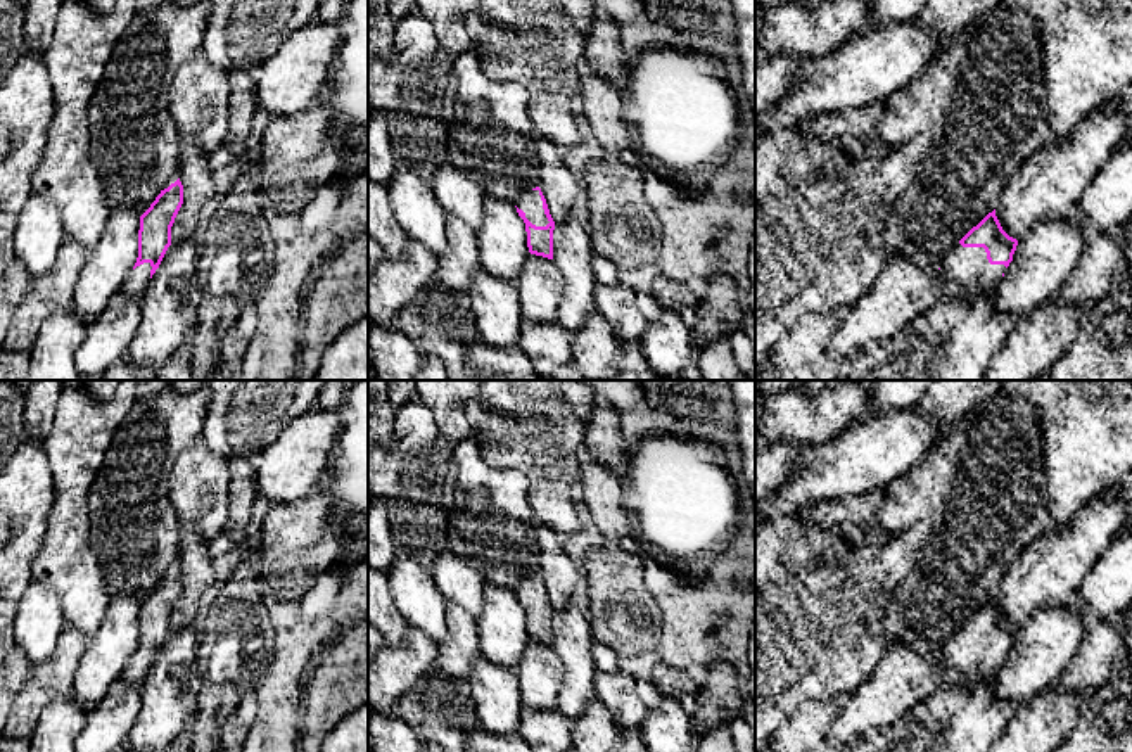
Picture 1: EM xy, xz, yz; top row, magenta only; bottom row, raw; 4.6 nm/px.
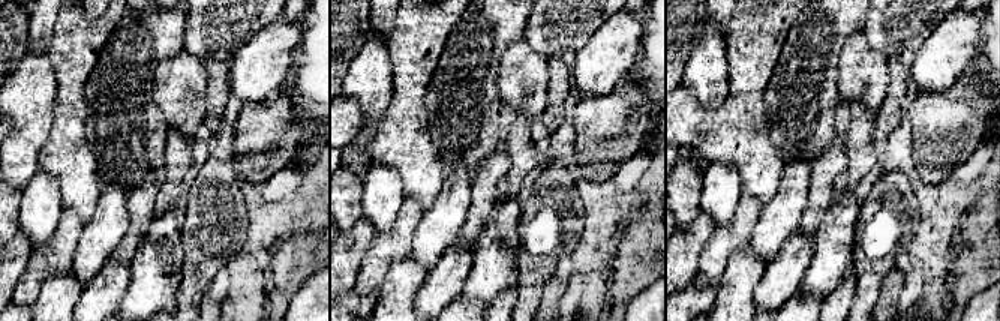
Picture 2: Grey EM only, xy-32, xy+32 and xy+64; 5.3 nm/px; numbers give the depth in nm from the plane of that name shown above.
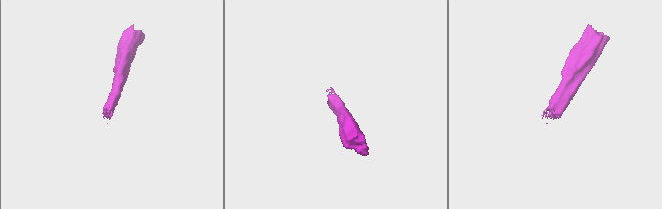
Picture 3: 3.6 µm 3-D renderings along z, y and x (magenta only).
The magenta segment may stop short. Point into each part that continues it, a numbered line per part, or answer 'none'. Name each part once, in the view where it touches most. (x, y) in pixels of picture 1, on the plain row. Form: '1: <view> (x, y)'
1: xz (529, 590)

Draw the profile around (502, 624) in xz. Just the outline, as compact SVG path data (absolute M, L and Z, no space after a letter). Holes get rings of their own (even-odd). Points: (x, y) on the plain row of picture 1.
M484 579L484 609L477 617L482 657L517 671L529 640L525 610L513 589Z

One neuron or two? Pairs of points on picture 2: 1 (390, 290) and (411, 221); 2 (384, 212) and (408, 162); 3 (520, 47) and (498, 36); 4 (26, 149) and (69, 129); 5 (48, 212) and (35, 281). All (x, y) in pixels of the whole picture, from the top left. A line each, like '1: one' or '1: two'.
1: two
2: two
3: two
4: two
5: two

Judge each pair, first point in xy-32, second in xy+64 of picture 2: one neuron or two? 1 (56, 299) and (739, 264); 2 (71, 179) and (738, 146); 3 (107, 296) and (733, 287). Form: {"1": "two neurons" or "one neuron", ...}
{"1": "one neuron", "2": "one neuron", "3": "two neurons"}

